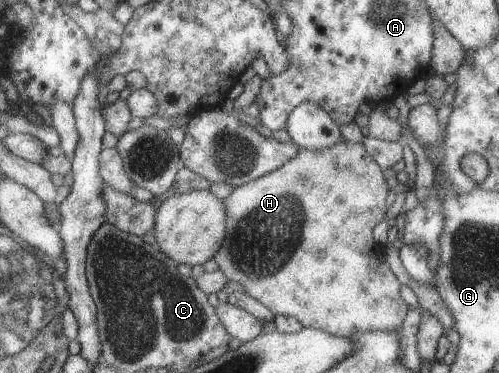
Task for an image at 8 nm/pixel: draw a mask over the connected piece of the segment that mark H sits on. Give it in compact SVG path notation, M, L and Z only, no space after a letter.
M345 140L339 141L337 145L333 145L329 149L319 149L319 151L301 148L293 160L285 166L247 185L235 188L224 199L225 207L227 207L227 237L216 256L216 263L220 270L229 277L229 281L239 283L243 287L243 291L271 309L276 317L279 315L297 317L304 328L315 328L337 336L351 336L351 333L355 335L359 331L385 331L385 329L395 331L395 329L402 328L405 319L408 318L410 307L401 297L402 284L397 279L396 273L392 271L389 263L383 263L383 259L379 259L381 253L379 253L375 237L373 237L373 229L385 219L387 197L392 191L383 177L383 171L381 165L373 159L362 142L353 143Z

